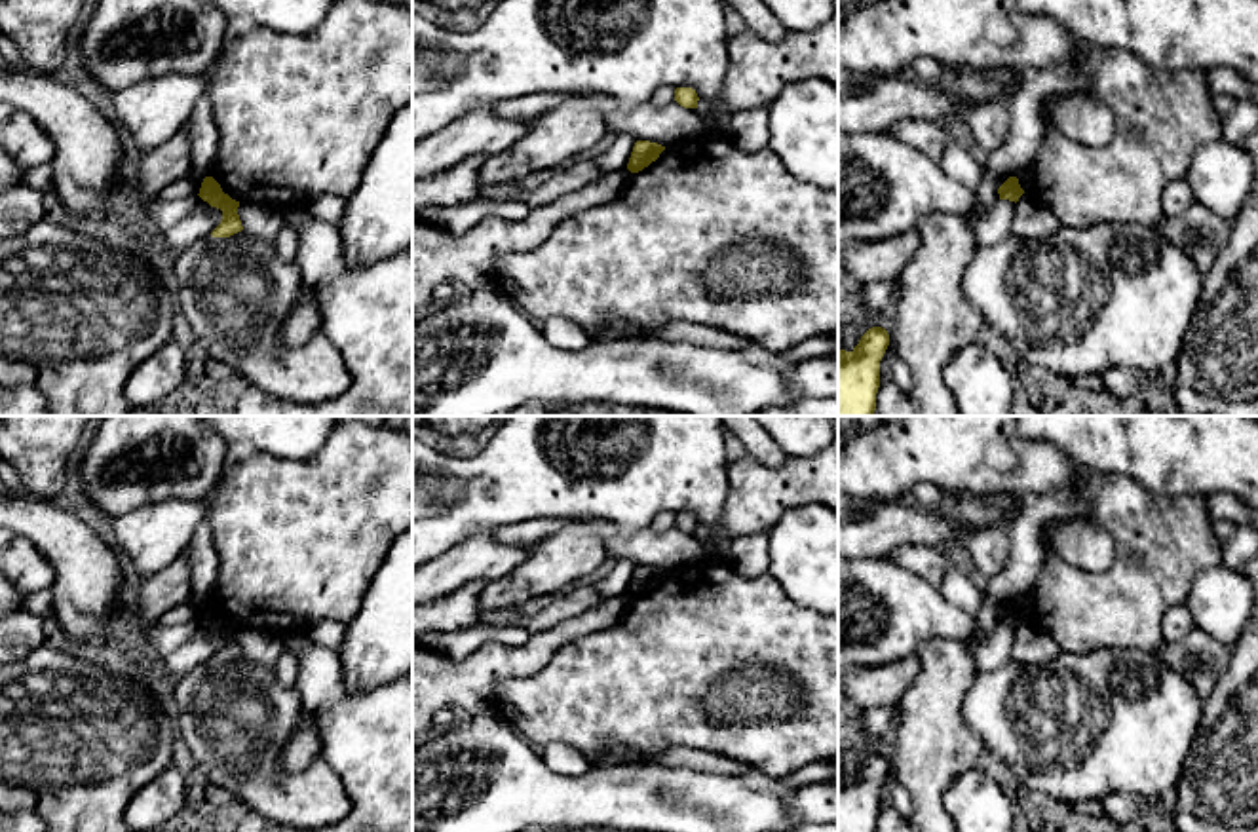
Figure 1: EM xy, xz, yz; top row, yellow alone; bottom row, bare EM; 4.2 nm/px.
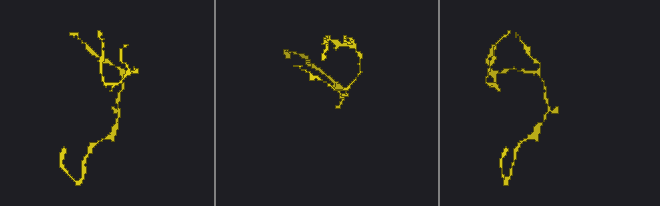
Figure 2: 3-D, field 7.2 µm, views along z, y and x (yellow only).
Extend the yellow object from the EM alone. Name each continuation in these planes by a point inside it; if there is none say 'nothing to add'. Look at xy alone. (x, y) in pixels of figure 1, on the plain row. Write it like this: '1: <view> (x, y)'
1: xy (236, 718)

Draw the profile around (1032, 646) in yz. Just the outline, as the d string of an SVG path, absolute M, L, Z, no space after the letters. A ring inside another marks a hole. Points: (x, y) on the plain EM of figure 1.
M1022 619L1017 627L1015 642L1011 648L1011 661L1019 665L1049 665L1062 650L1051 638L1049 633L1041 631L1036 623Z

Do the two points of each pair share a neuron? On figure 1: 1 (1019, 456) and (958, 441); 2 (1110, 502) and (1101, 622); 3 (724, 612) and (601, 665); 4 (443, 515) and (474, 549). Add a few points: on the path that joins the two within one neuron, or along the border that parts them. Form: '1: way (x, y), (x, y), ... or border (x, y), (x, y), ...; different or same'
1: way (1004, 456), (991, 456), (973, 445); same
2: way (1131, 532), (1152, 555), (1152, 570), (1131, 591); same
3: way (694, 642), (671, 665), (631, 665); same
4: border (496, 529), (477, 529), (432, 559); different

